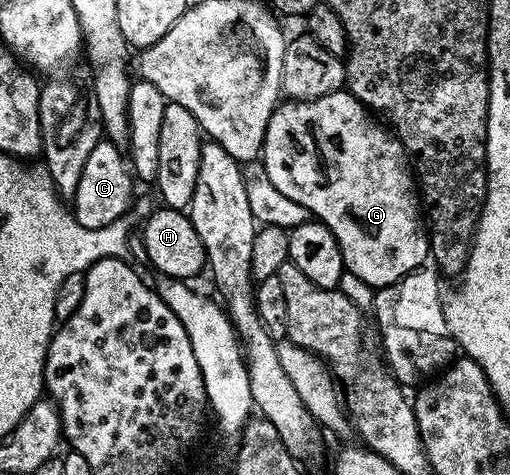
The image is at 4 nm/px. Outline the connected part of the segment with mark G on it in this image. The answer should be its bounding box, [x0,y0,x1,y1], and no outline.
[260,89,430,289]

